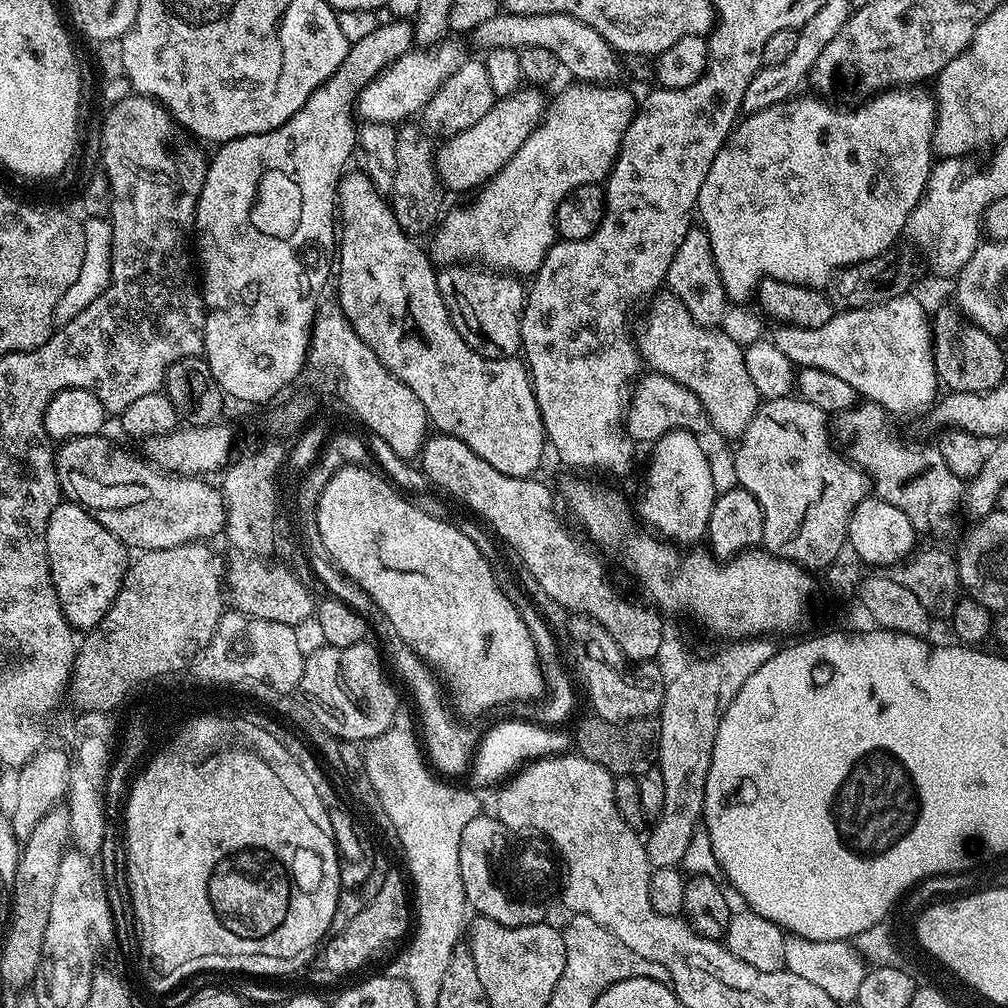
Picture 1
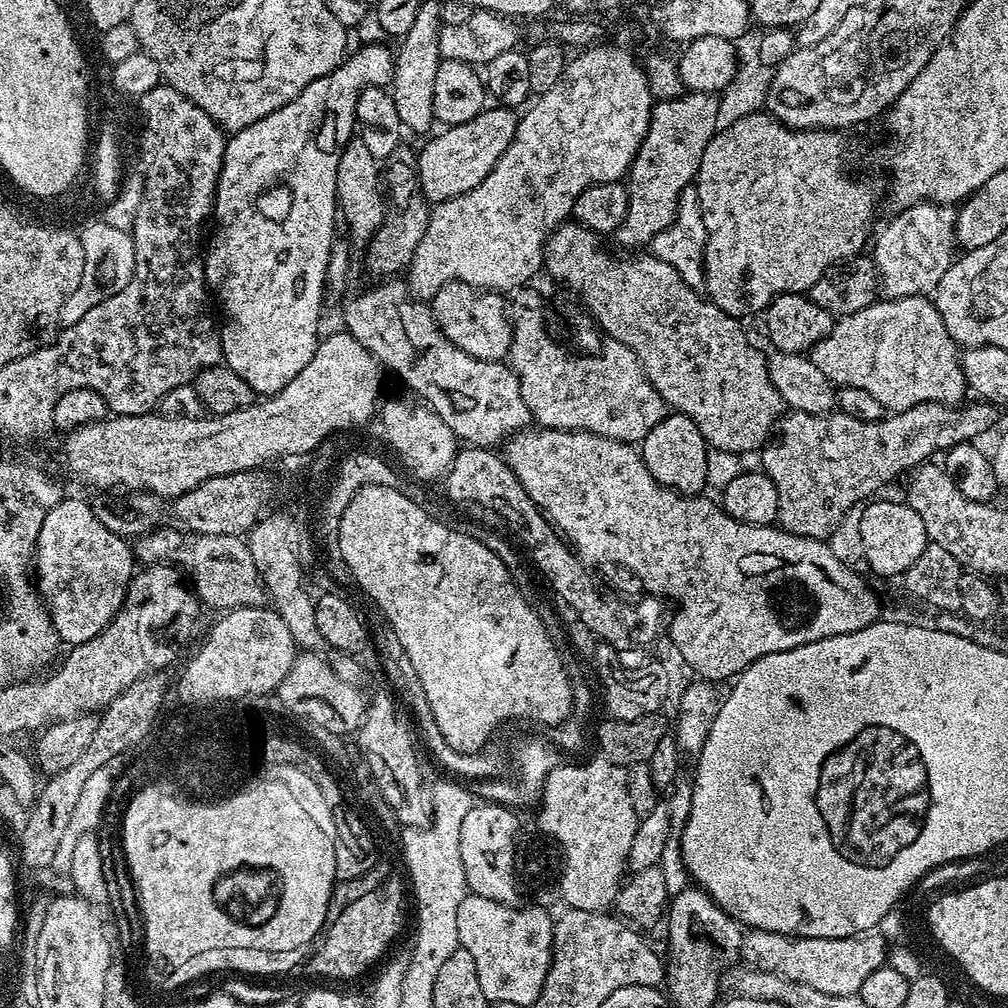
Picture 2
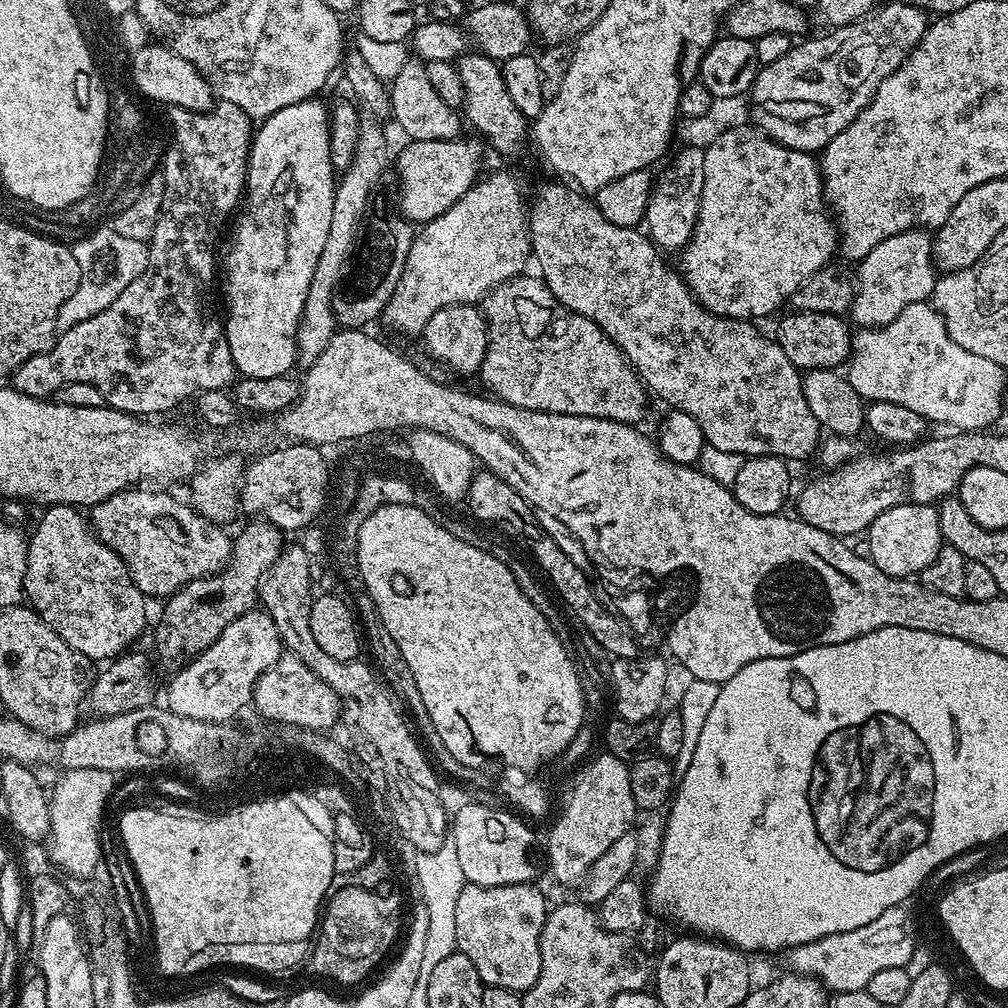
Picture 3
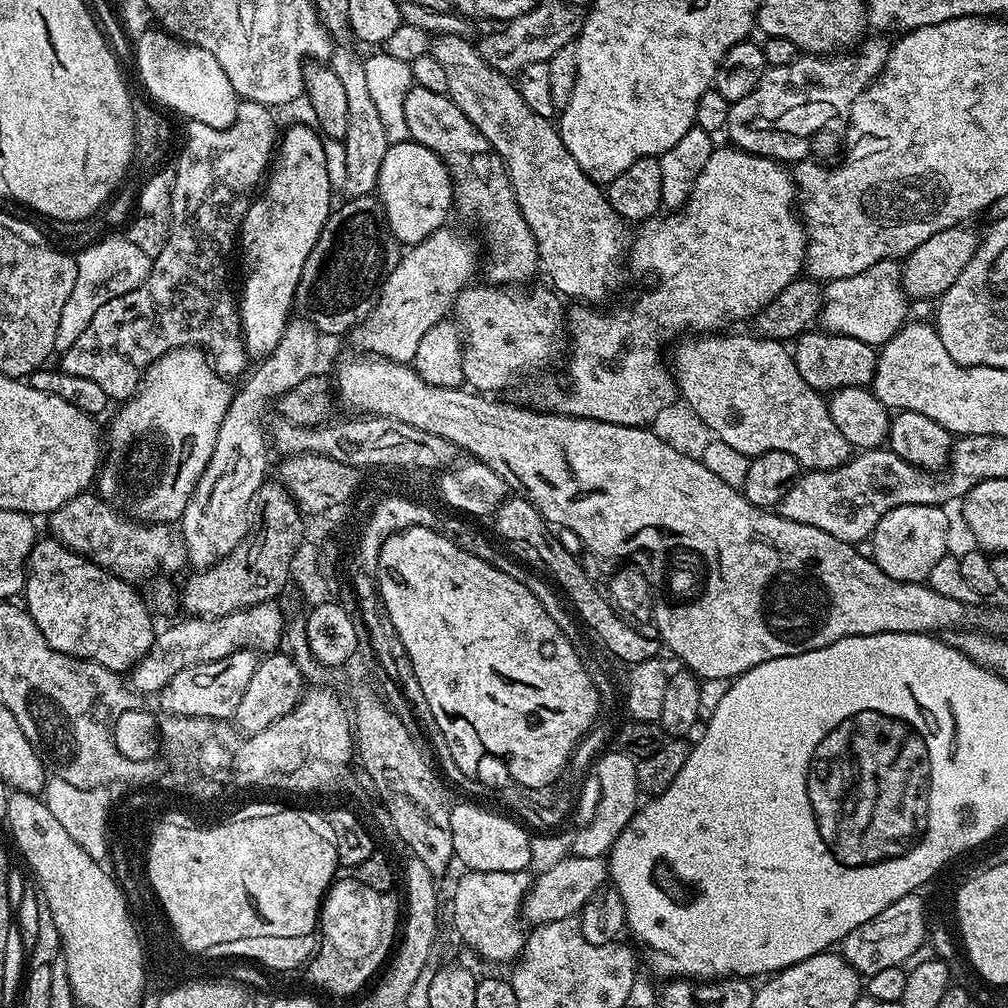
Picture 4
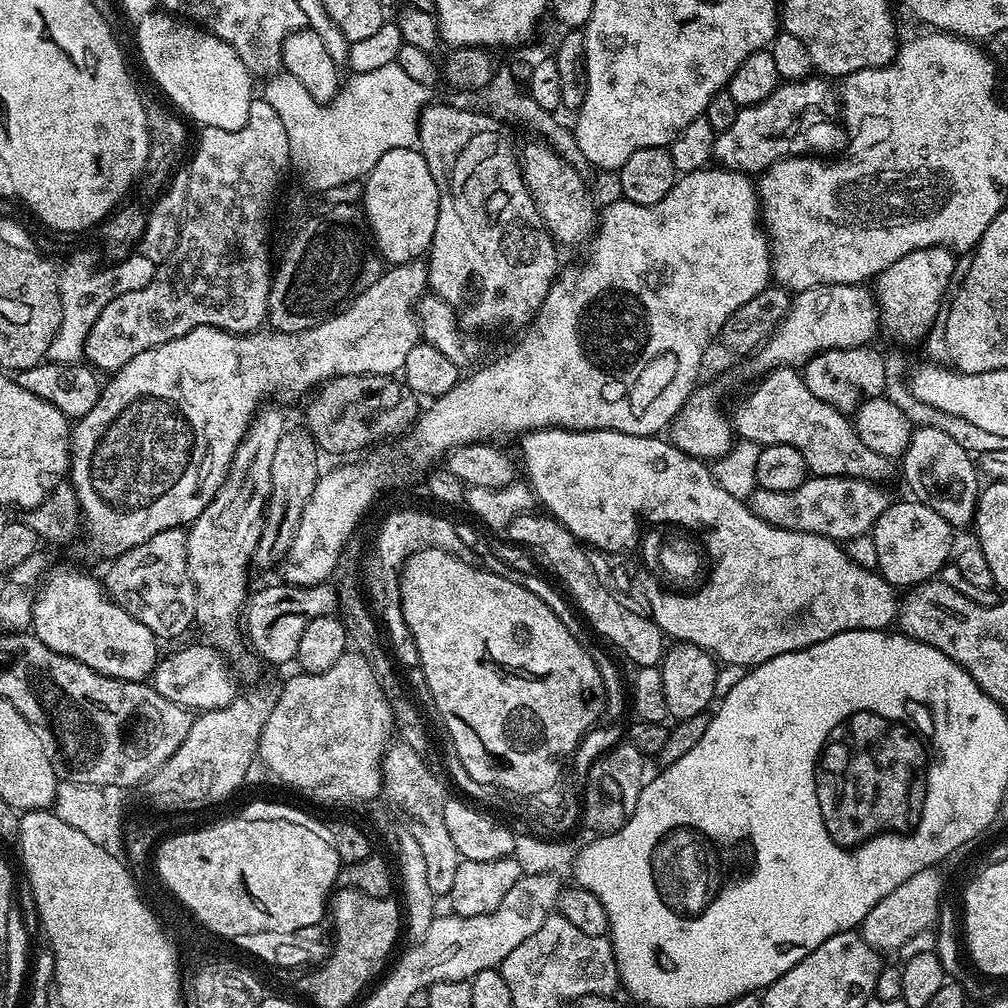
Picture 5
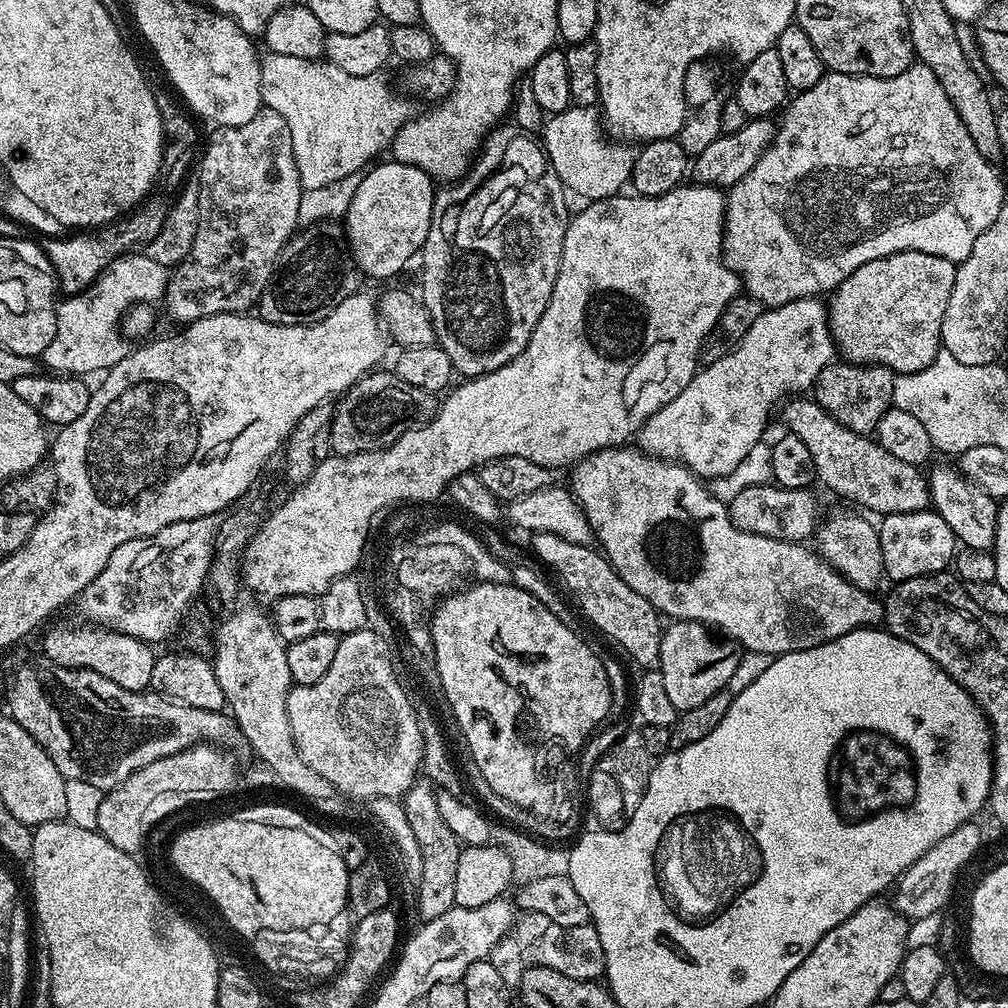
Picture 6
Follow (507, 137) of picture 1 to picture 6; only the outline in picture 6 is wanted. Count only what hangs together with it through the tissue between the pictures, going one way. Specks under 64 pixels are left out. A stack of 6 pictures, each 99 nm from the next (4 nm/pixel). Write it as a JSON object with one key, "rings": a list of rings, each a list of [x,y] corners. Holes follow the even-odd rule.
{"rings":[[[377,163],[364,172],[362,186],[358,186],[358,194],[354,194],[348,215],[342,220],[347,247],[352,247],[351,259],[365,277],[373,276],[376,280],[388,280],[411,260],[413,263],[426,242],[426,234],[430,234],[432,221],[432,177],[418,166],[387,163]]]}

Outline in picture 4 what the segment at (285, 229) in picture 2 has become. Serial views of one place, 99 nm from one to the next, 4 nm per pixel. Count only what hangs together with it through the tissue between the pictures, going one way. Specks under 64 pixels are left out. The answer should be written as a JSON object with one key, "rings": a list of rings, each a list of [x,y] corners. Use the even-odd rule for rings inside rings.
{"rings":[[[293,123],[291,127],[285,132],[283,129],[278,140],[278,155],[267,173],[262,195],[248,208],[238,233],[242,248],[244,244],[244,264],[248,267],[248,273],[244,276],[244,289],[241,292],[239,289],[238,292],[238,307],[244,350],[249,357],[265,358],[278,346],[290,321],[288,311],[293,311],[294,308],[296,287],[302,278],[302,266],[306,266],[306,258],[310,250],[314,250],[314,242],[334,208],[334,186],[326,174],[325,141],[318,135],[315,127],[298,123]]]}

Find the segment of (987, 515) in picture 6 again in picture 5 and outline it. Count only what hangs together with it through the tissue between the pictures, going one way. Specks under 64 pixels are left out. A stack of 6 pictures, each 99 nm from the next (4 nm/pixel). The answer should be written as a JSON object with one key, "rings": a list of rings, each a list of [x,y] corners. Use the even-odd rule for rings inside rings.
{"rings":[[[935,424],[913,427],[902,463],[904,463],[904,480],[912,491],[909,493],[921,504],[930,505],[956,530],[966,527],[967,524],[969,527],[975,521],[976,500],[982,491],[981,477],[978,475],[973,453],[958,442],[954,442],[954,438],[946,434],[946,430],[937,428]]]}

